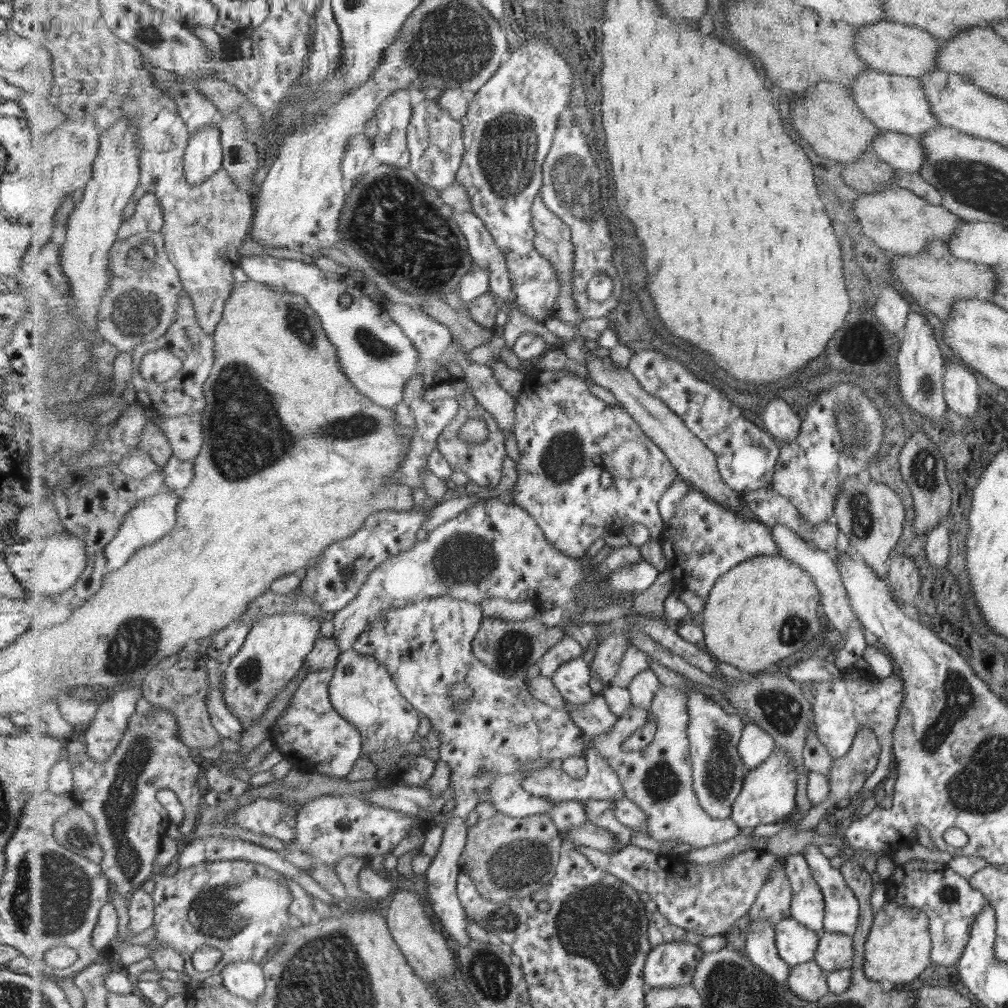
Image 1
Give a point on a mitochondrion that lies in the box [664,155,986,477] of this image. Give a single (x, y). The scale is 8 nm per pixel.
(852, 429)

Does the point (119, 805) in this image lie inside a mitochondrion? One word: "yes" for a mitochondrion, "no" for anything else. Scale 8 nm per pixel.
yes

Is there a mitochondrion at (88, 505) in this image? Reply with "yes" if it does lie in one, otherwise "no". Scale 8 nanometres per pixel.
no

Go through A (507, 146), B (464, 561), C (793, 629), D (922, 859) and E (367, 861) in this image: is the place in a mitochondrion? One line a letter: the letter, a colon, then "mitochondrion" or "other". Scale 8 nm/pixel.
A: mitochondrion
B: mitochondrion
C: mitochondrion
D: other
E: other

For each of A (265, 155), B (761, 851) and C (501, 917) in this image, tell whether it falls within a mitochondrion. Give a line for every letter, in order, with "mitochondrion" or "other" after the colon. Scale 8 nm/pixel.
A: other
B: other
C: mitochondrion

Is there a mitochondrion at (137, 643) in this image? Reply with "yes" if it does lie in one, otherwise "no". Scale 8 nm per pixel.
yes

